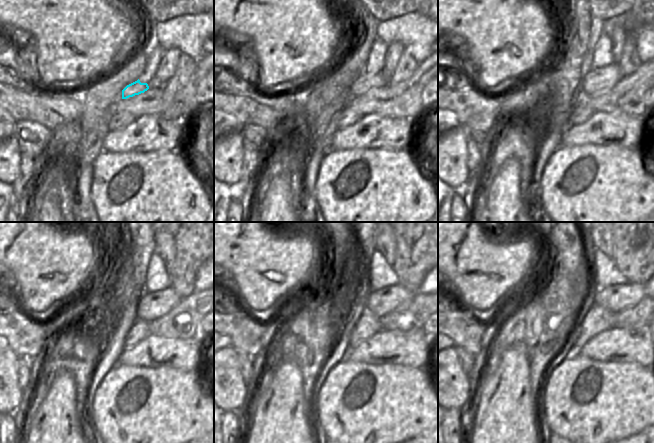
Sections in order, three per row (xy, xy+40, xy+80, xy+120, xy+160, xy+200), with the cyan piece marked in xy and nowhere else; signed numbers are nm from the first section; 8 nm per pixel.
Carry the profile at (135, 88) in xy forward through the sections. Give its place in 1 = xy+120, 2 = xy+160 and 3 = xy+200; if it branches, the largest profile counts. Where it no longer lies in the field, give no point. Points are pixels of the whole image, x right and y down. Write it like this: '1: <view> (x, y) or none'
1: xy+120 (152, 306)
2: xy+160 (383, 302)
3: xy+200 (616, 298)

